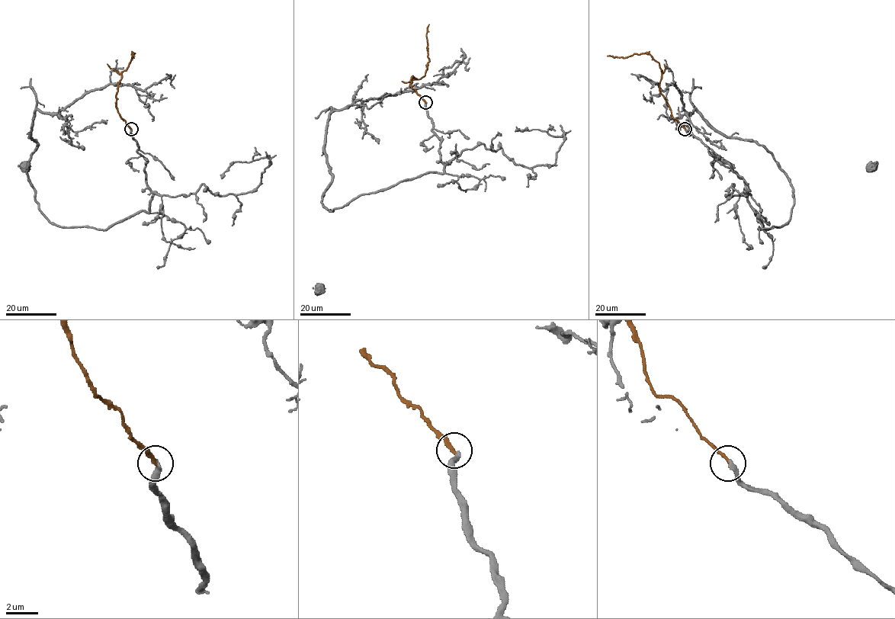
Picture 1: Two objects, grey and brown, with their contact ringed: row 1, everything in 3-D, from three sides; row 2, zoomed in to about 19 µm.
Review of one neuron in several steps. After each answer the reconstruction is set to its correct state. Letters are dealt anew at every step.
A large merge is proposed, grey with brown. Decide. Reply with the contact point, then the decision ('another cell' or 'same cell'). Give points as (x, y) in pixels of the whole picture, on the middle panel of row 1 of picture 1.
place (425, 102); another cell

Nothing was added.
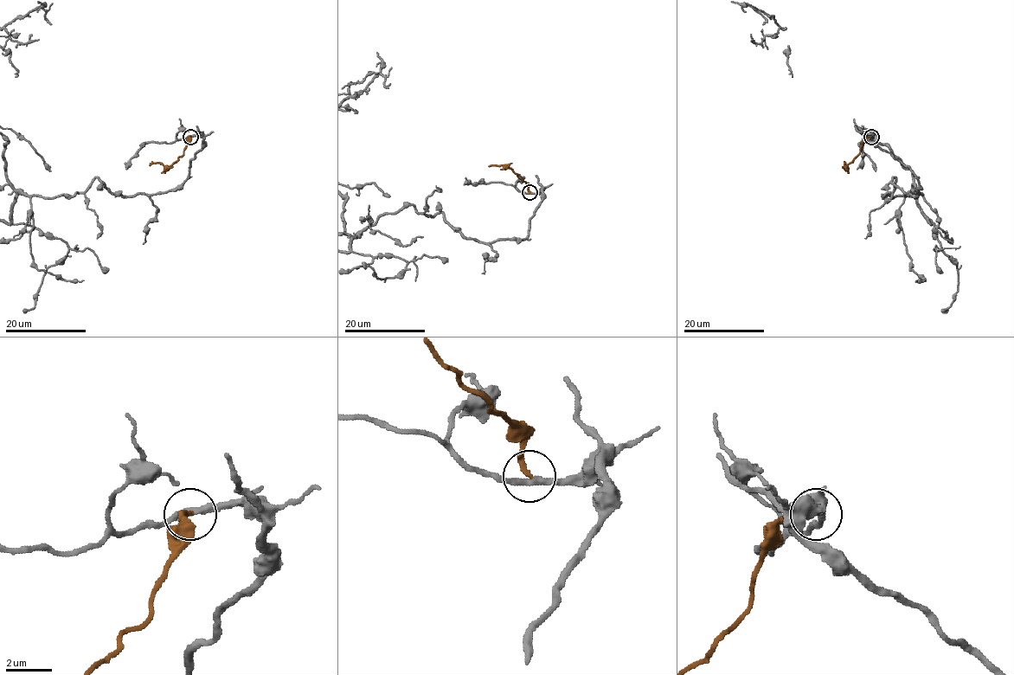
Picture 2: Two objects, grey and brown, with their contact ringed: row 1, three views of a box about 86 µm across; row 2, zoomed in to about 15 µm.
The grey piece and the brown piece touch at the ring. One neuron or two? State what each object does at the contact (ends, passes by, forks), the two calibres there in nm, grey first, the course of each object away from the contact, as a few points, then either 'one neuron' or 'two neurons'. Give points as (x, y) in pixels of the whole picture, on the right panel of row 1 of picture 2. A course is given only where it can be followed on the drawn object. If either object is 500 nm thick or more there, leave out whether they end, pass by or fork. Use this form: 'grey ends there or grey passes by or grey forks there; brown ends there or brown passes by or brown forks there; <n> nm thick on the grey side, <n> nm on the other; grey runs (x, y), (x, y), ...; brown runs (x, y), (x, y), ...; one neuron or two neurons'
grey passes by; brown ends there; 240 nm thick on the grey side, 200 nm on the other; brown runs (871, 137), (865, 138), (859, 154), (844, 165); one neuron

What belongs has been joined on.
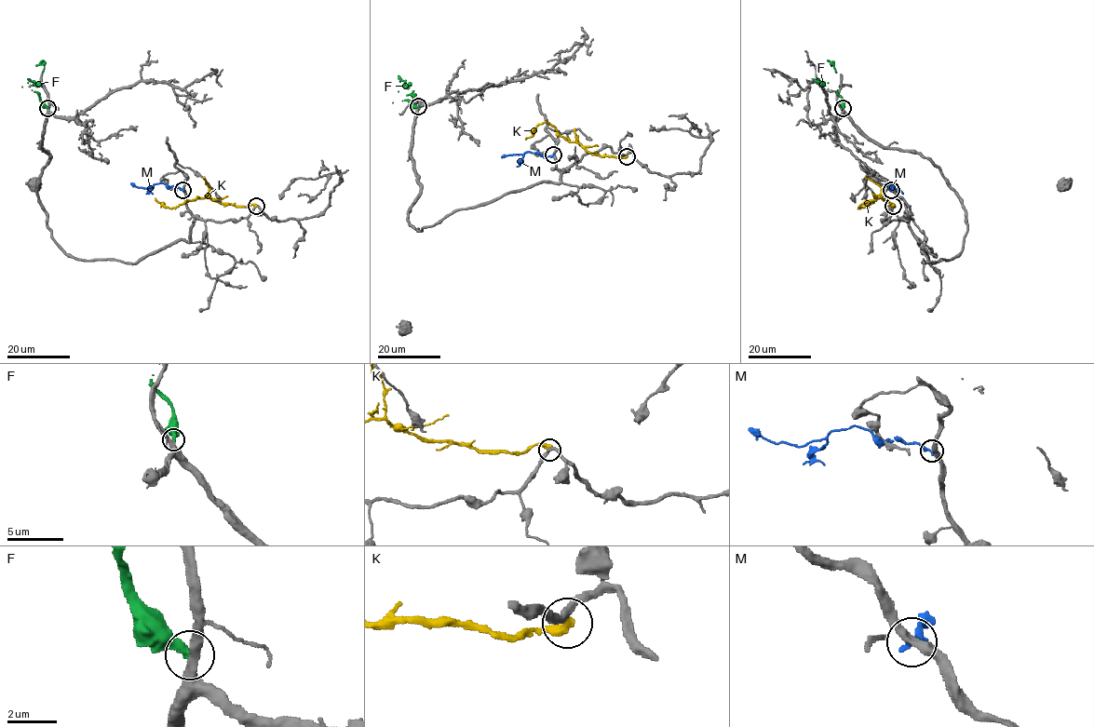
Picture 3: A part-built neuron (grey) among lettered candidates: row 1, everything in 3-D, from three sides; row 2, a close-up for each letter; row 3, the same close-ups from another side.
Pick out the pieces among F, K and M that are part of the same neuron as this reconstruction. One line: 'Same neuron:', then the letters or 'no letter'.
Same neuron: no letter

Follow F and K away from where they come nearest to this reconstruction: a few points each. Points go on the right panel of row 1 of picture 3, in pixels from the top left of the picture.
F: (843, 108), (843, 98), (824, 85), (835, 72), (834, 65), (827, 60)
K: (893, 206), (880, 197), (858, 207), (864, 208), (876, 197)

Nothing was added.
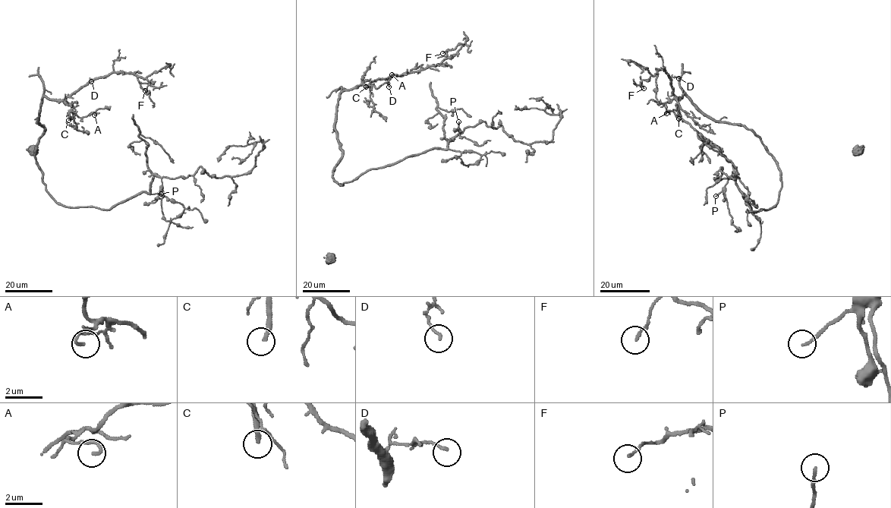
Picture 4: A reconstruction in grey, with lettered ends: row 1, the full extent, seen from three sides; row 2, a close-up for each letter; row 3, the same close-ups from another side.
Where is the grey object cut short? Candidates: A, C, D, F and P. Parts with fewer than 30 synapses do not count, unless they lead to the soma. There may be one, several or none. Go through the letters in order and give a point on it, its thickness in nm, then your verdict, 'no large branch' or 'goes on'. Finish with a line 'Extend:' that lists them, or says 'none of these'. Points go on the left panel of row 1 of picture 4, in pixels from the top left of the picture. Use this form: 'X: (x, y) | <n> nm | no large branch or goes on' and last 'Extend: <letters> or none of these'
A: (94, 115) | 110 nm | no large branch
C: (68, 120) | 220 nm | goes on
D: (91, 81) | 110 nm | no large branch
F: (145, 90) | 130 nm | no large branch
P: (161, 194) | 130 nm | no large branch
Extend: C

